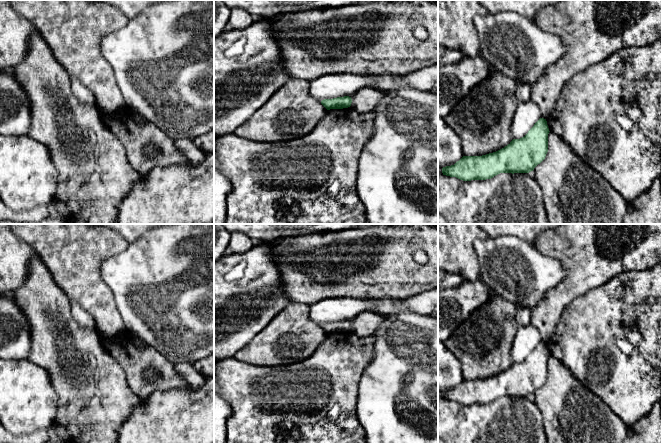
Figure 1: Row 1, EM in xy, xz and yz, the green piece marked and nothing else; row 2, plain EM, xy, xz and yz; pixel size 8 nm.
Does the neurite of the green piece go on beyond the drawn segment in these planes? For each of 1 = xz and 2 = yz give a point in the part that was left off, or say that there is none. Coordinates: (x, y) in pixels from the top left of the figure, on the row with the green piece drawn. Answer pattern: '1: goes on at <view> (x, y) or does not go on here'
1: does not go on here
2: does not go on here

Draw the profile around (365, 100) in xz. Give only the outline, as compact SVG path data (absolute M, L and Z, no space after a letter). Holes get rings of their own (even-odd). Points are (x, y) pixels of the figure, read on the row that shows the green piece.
M361 89L358 92L356 92L353 96L351 96L352 103L350 107L360 113L371 112L382 99L383 95L384 92L378 89Z

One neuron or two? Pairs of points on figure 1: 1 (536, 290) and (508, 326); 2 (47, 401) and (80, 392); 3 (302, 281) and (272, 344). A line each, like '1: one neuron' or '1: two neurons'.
1: two neurons
2: two neurons
3: two neurons

